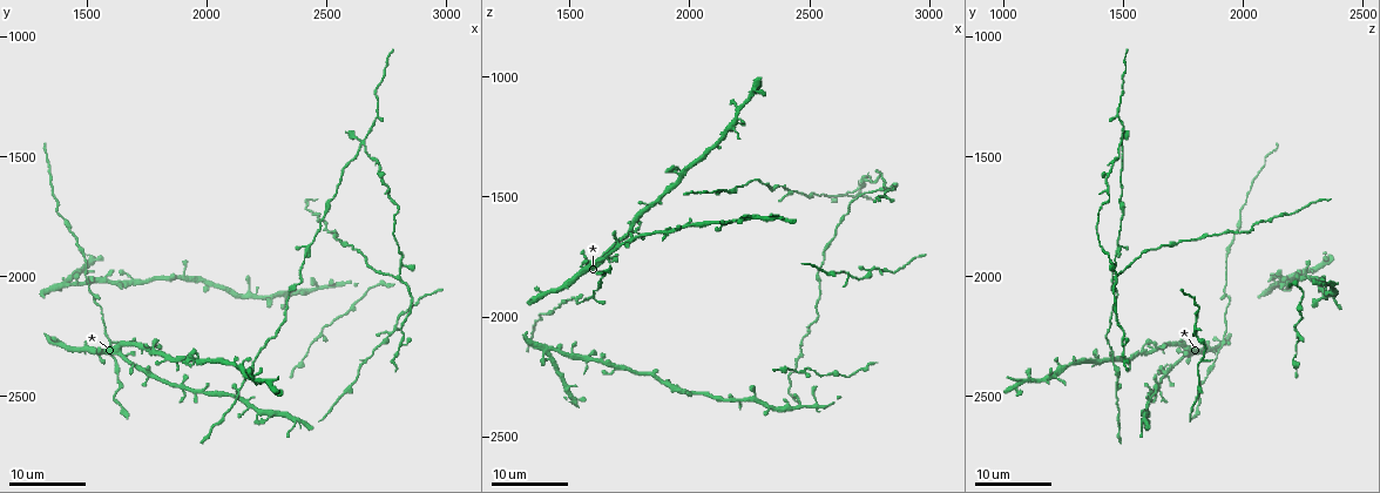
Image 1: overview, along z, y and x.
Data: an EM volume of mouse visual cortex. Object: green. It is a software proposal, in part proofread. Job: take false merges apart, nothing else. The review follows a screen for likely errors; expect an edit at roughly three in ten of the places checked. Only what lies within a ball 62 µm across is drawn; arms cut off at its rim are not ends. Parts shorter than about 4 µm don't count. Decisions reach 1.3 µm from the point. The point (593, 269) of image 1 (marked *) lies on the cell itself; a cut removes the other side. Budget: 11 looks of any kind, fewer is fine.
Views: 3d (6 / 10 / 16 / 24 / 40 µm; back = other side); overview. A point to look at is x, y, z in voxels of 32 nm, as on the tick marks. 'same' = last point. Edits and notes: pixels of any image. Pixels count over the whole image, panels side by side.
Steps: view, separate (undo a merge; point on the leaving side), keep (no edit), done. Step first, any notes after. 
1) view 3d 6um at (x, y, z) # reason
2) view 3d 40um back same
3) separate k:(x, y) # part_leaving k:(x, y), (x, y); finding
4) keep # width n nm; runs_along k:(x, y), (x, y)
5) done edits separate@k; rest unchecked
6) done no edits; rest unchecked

view 3d 16um at (2120, 2480, 1470) # two arms in line, one across

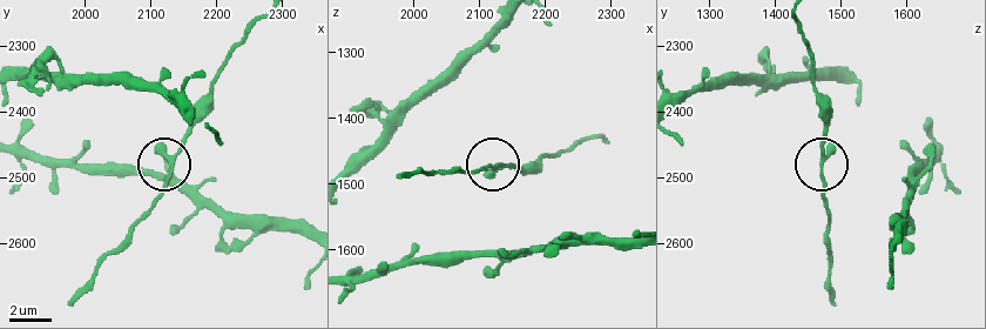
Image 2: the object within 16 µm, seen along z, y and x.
view 3d 6um at (2130, 2475, 1470)

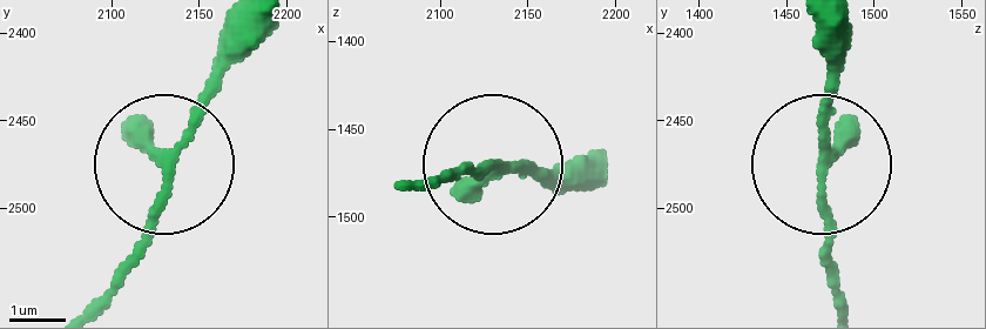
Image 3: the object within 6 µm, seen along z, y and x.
keep # side_arm 9 um; continuous, no second cell

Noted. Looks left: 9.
view 3d 16um at (1530, 2090, 1940) # arms part here

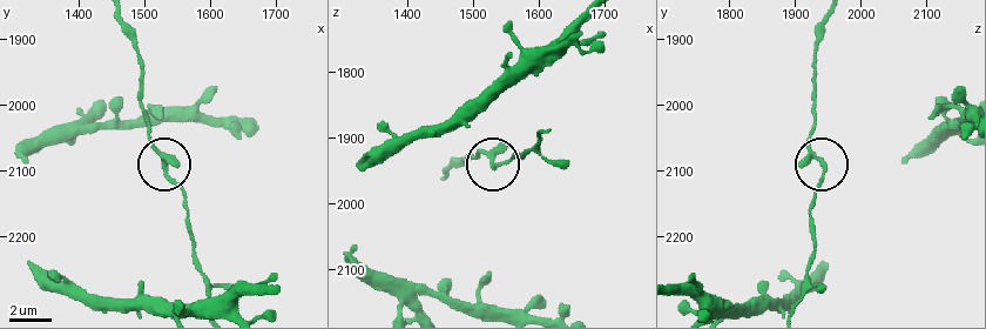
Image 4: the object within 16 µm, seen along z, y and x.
view 3d 6um at (1530, 2085, 1940)

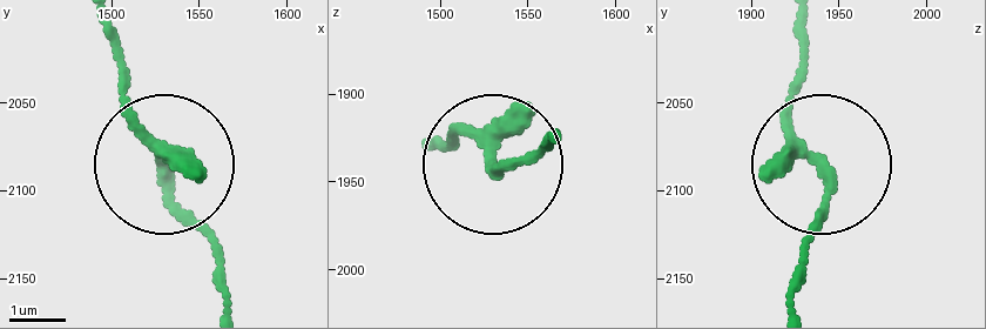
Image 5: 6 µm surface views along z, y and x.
view 3d 6um back at (1530, 2088, 1940)

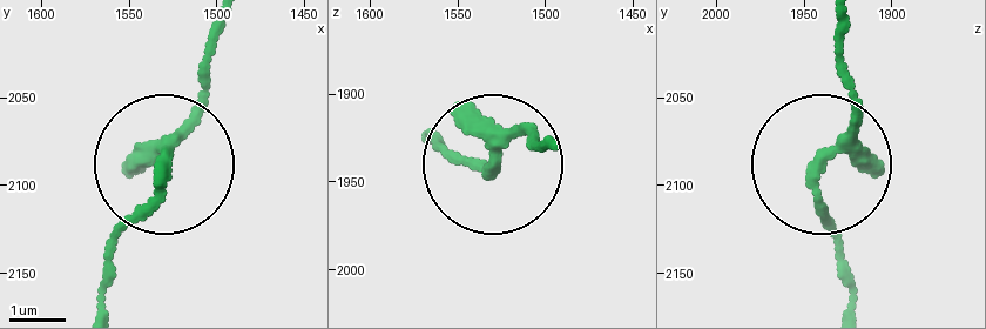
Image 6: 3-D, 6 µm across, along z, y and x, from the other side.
keep # width 200 nm; one cell here

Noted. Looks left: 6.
view 3d 16um at (1630, 2310, 1760) # small branch off a trunk

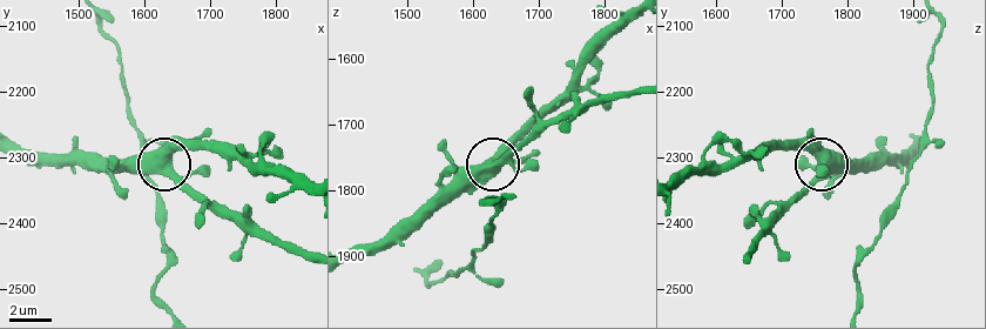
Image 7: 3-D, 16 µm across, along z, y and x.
view 3d 10um at (1635, 2315, 1765) # closer look

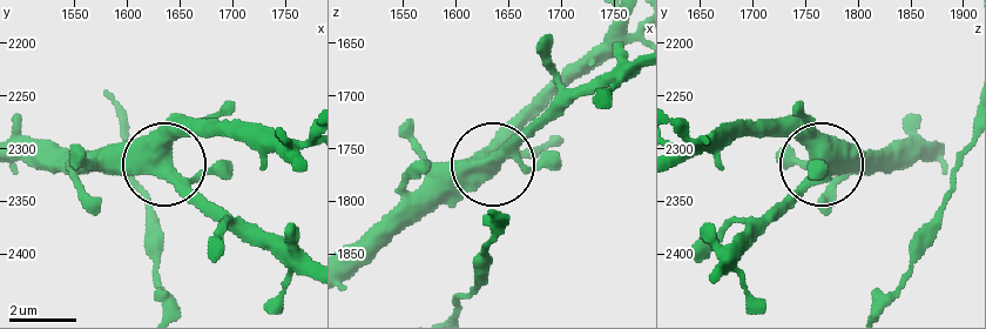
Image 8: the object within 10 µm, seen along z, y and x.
keep # arms 3; all the same cell

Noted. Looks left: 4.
view 3d 24um at (2410, 1940, 1470) # thick turns thin

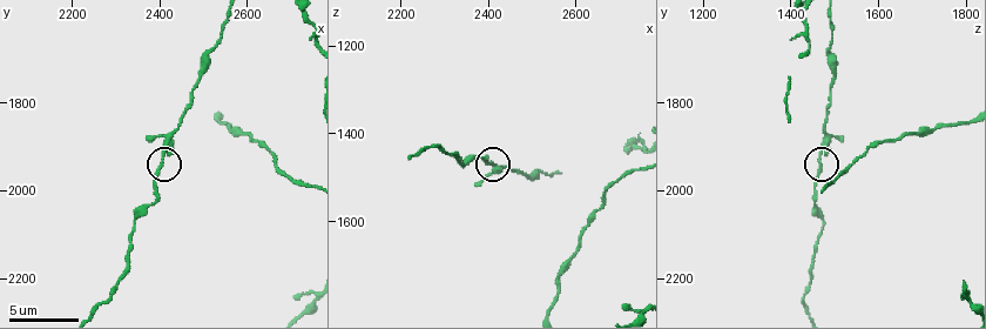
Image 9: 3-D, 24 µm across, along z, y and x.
view 3d 6um at (2405, 1930, 1460)

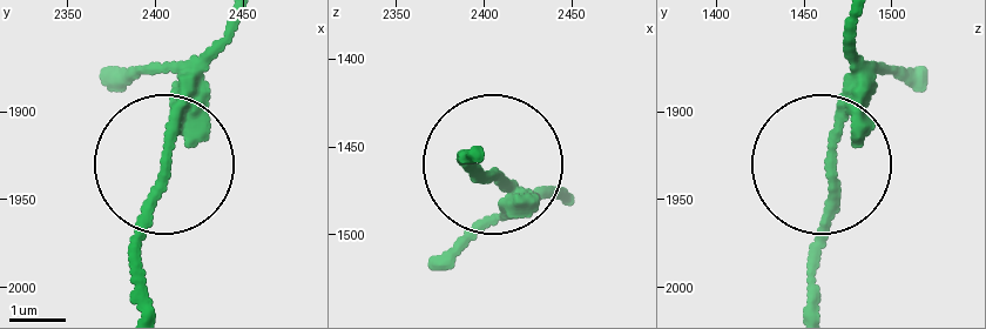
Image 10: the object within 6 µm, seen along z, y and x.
keep # runs_along 10:(134, 304), (134, 248), (176, 94), (228, 24); continuous, no second cell

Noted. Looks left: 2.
view 3d 10um at (2495, 1740, 1500) # sudden change in width

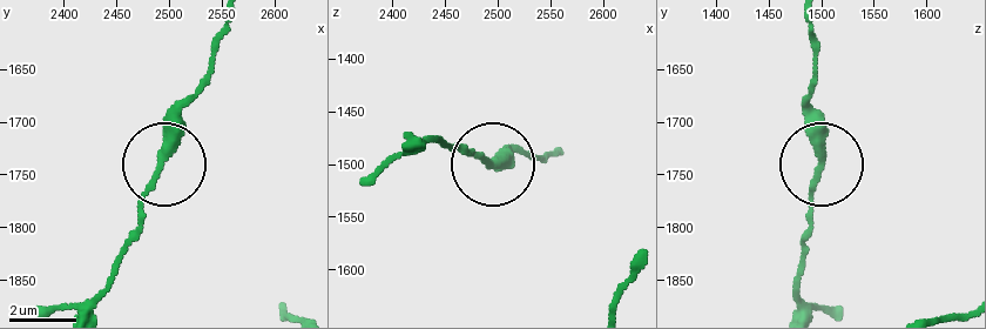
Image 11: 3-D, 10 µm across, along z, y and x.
view 3d 6um at (2494, 1736, 1498) # closer look

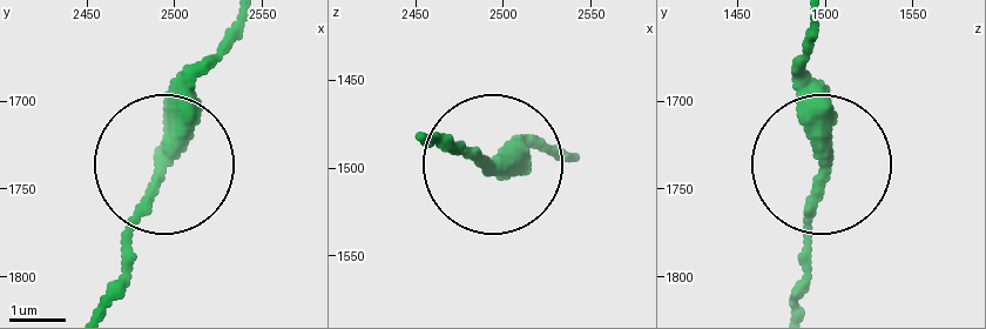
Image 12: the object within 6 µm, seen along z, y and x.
keep # runs_along 12:(795, 308), (818, 181), (804, 46); all the same cell

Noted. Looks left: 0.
done no edits; rest unchecked

